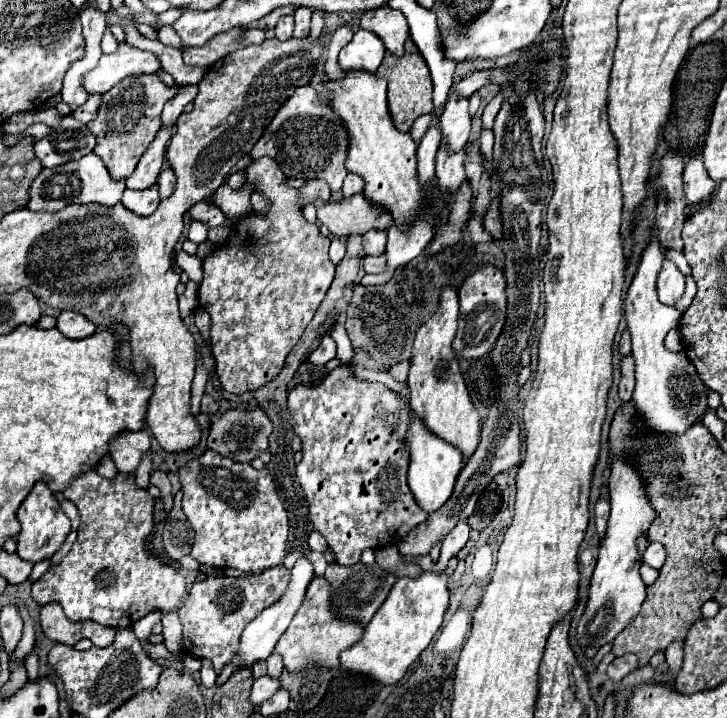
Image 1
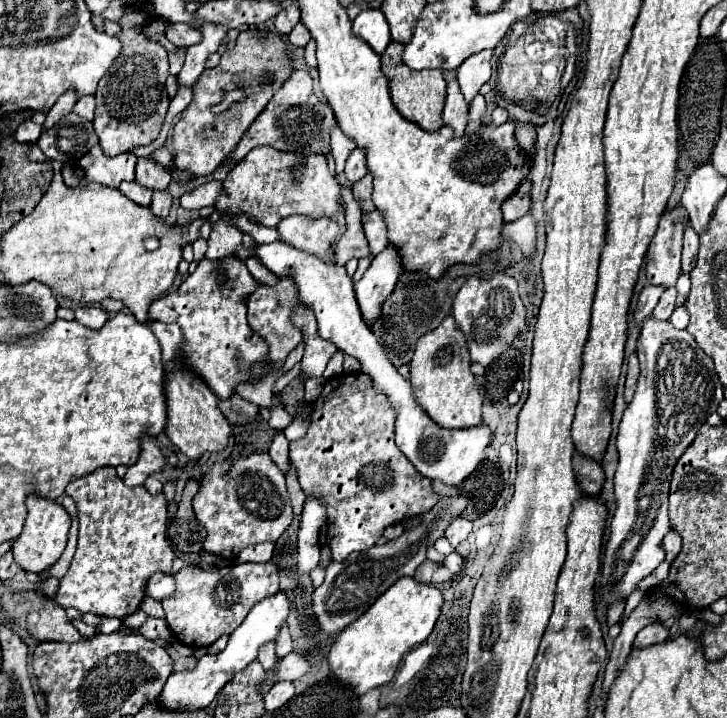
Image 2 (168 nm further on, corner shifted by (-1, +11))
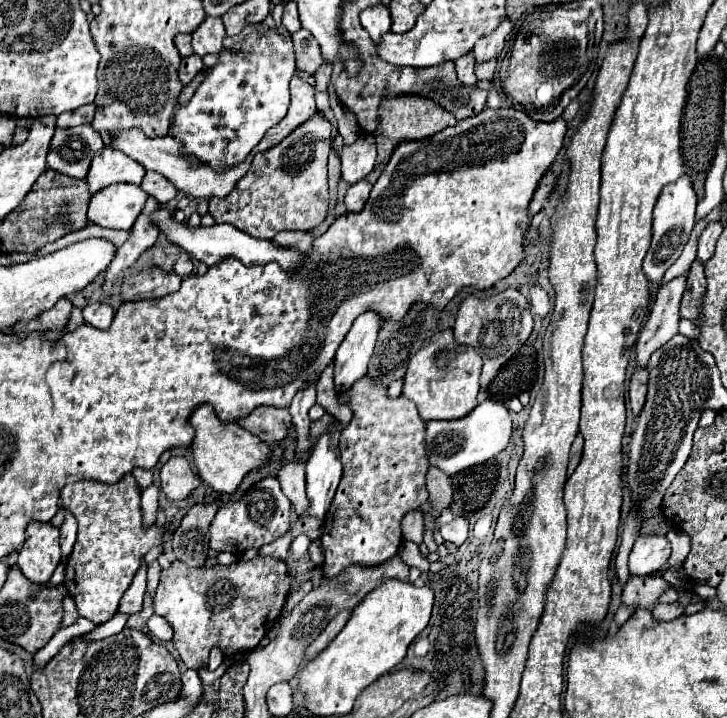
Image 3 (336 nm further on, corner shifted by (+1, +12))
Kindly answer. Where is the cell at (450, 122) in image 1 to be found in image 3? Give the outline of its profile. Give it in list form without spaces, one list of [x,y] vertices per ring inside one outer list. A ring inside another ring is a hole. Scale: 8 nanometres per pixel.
[[[504,18],[504,20],[500,20],[500,26],[496,30],[492,30],[490,34],[484,34],[474,46],[476,62],[484,62],[484,60],[490,60],[490,58],[498,56],[502,52],[504,44],[506,44],[506,38],[512,32],[512,28],[514,28],[514,24],[508,18]]]

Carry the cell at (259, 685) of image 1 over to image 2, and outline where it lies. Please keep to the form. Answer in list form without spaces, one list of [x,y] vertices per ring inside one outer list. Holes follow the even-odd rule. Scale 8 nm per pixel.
[[[292,651],[290,655],[286,655],[284,659],[278,659],[274,671],[272,671],[272,677],[274,677],[274,683],[278,681],[294,681],[298,677],[302,677],[304,673],[308,673],[310,669],[310,663],[304,655]]]

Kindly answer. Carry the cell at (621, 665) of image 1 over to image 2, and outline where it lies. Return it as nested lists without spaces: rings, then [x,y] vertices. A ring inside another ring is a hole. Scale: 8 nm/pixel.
[[[654,623],[654,625],[646,625],[638,635],[636,635],[636,641],[632,645],[632,649],[644,649],[644,647],[650,647],[650,645],[658,645],[662,641],[668,639],[668,631],[664,629],[662,623]]]

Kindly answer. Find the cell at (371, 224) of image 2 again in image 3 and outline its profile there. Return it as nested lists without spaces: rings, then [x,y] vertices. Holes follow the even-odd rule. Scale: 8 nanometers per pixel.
[[[366,180],[352,184],[346,192],[346,198],[344,198],[346,208],[352,210],[352,212],[360,212],[369,198],[370,190],[372,190],[372,184],[366,182]]]

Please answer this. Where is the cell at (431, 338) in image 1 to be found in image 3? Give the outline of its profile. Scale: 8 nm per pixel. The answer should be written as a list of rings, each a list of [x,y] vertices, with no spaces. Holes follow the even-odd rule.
[[[444,330],[438,332],[434,338],[430,338],[430,342],[426,342],[410,358],[404,376],[402,396],[406,396],[418,406],[418,412],[424,422],[464,418],[478,404],[480,370],[482,370],[482,358],[472,348],[458,346],[454,342],[452,330]]]

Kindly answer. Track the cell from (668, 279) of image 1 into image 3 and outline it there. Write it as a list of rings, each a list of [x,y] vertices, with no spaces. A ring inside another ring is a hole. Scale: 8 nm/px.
[[[680,176],[680,180],[666,184],[662,188],[662,194],[656,202],[654,208],[654,236],[652,236],[652,246],[650,252],[646,254],[644,260],[644,272],[652,284],[658,284],[662,280],[662,274],[670,268],[672,264],[672,250],[682,250],[690,238],[690,232],[694,228],[694,212],[696,212],[696,192],[692,186],[690,176]]]

